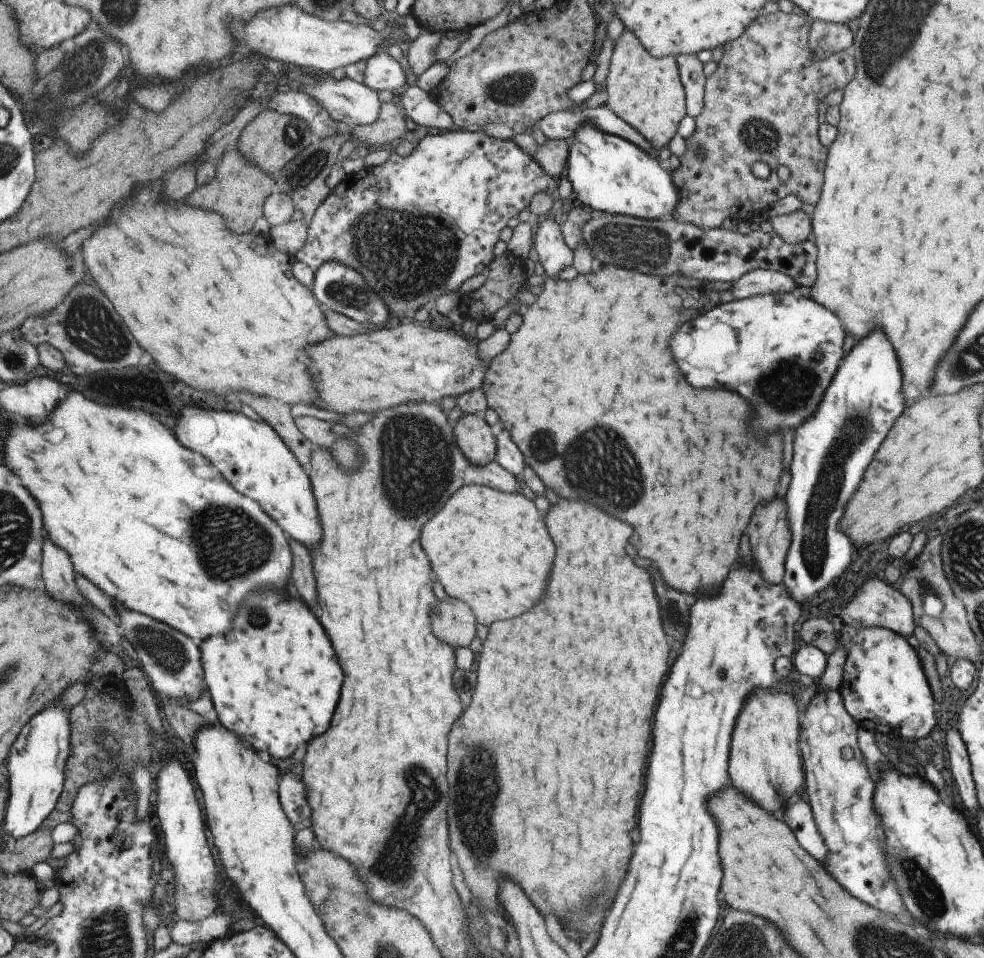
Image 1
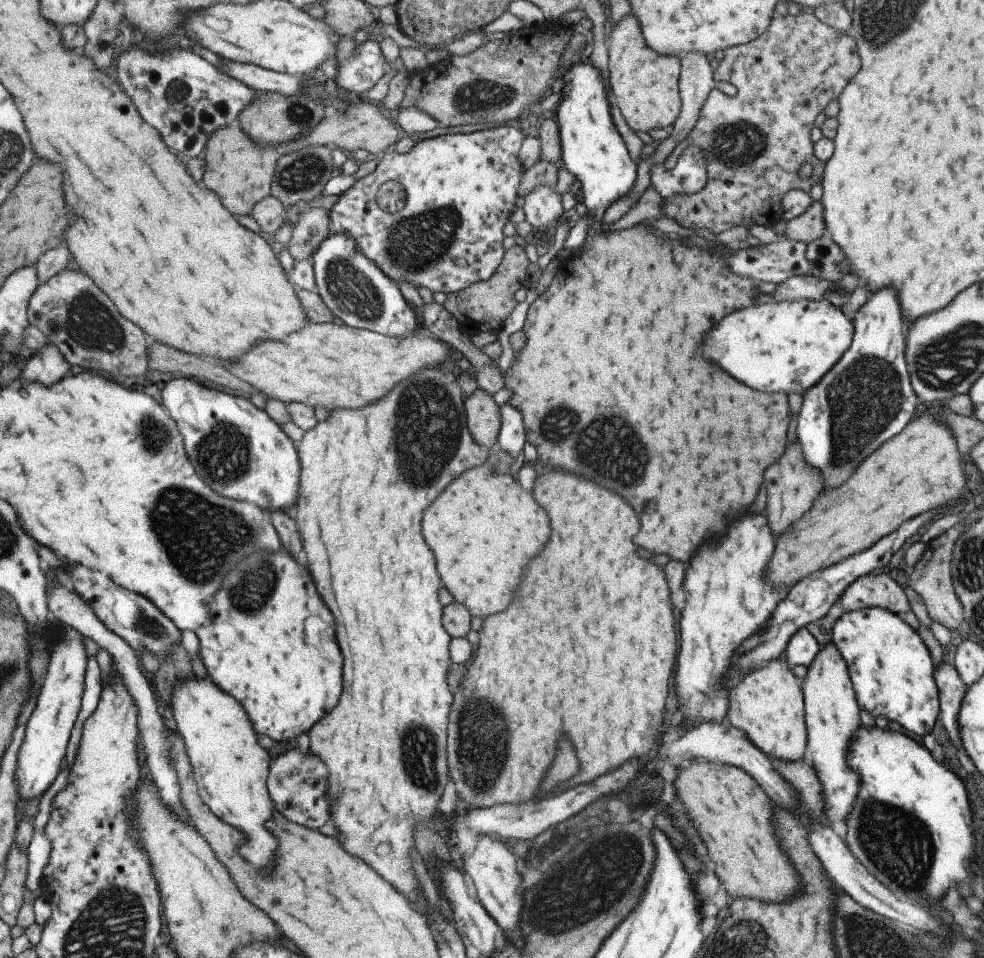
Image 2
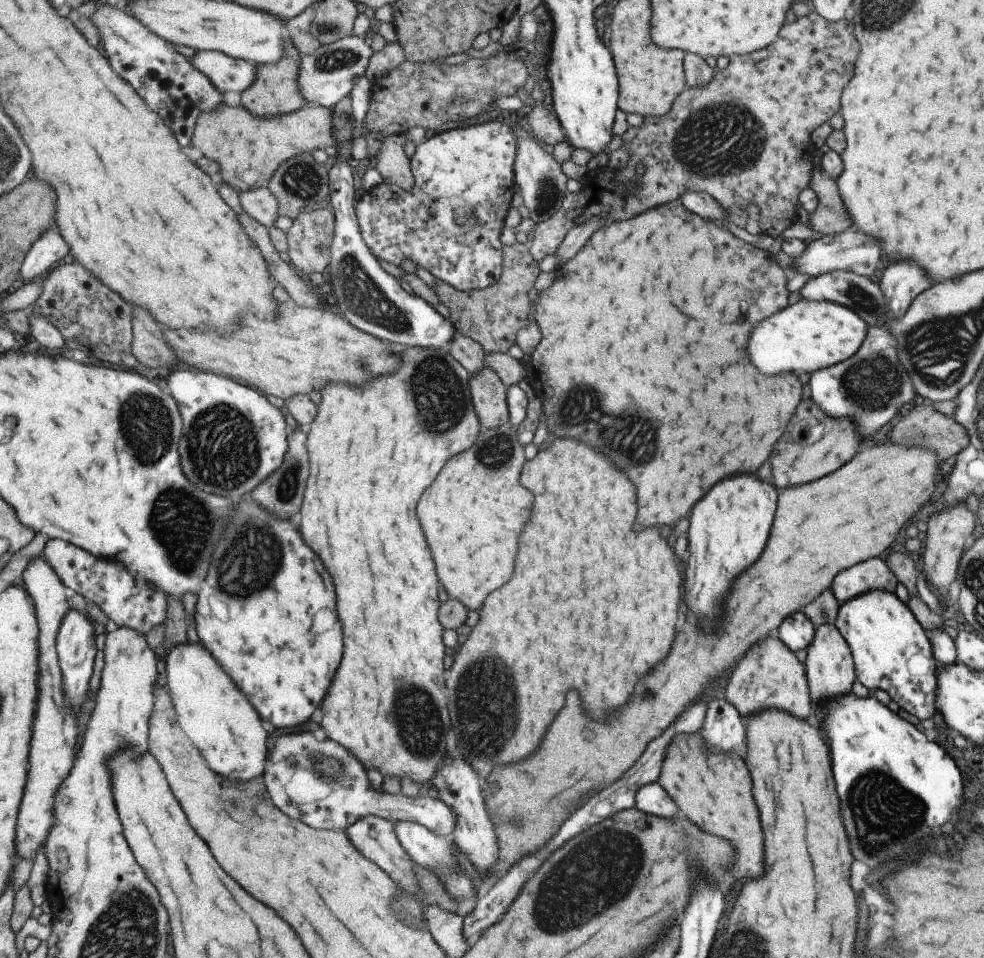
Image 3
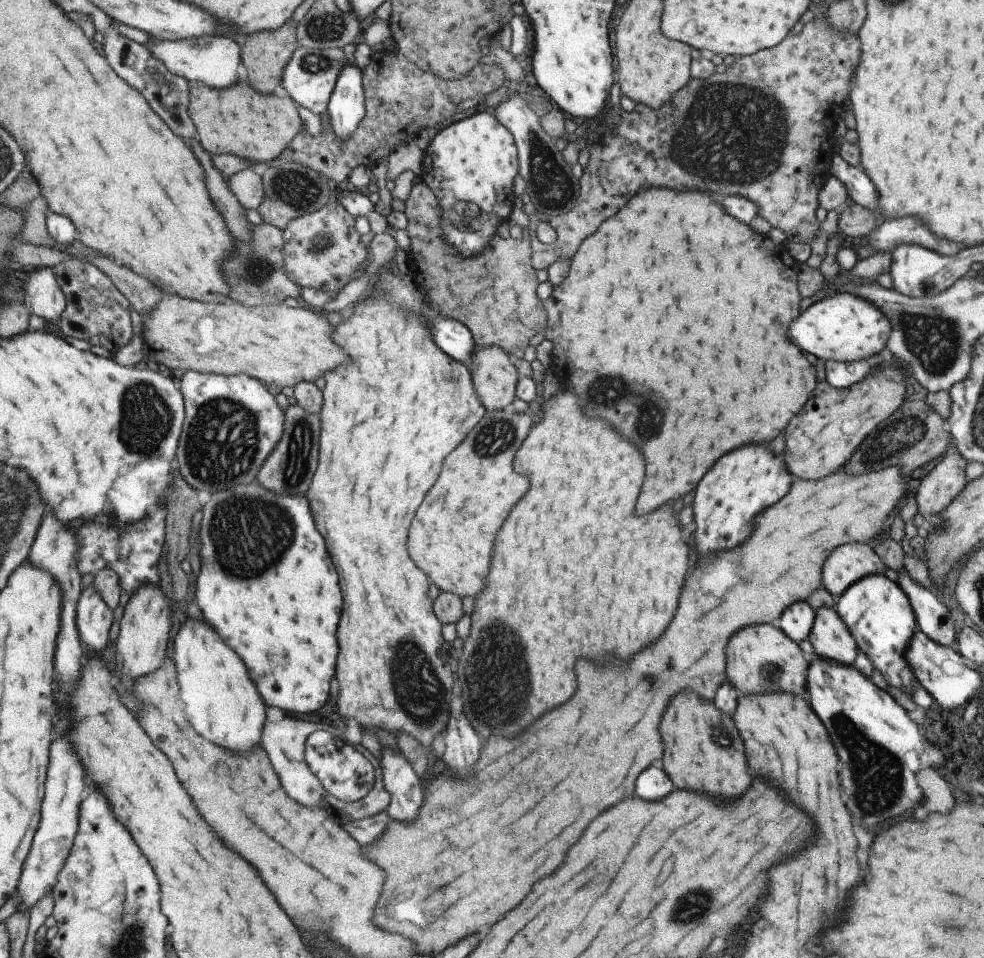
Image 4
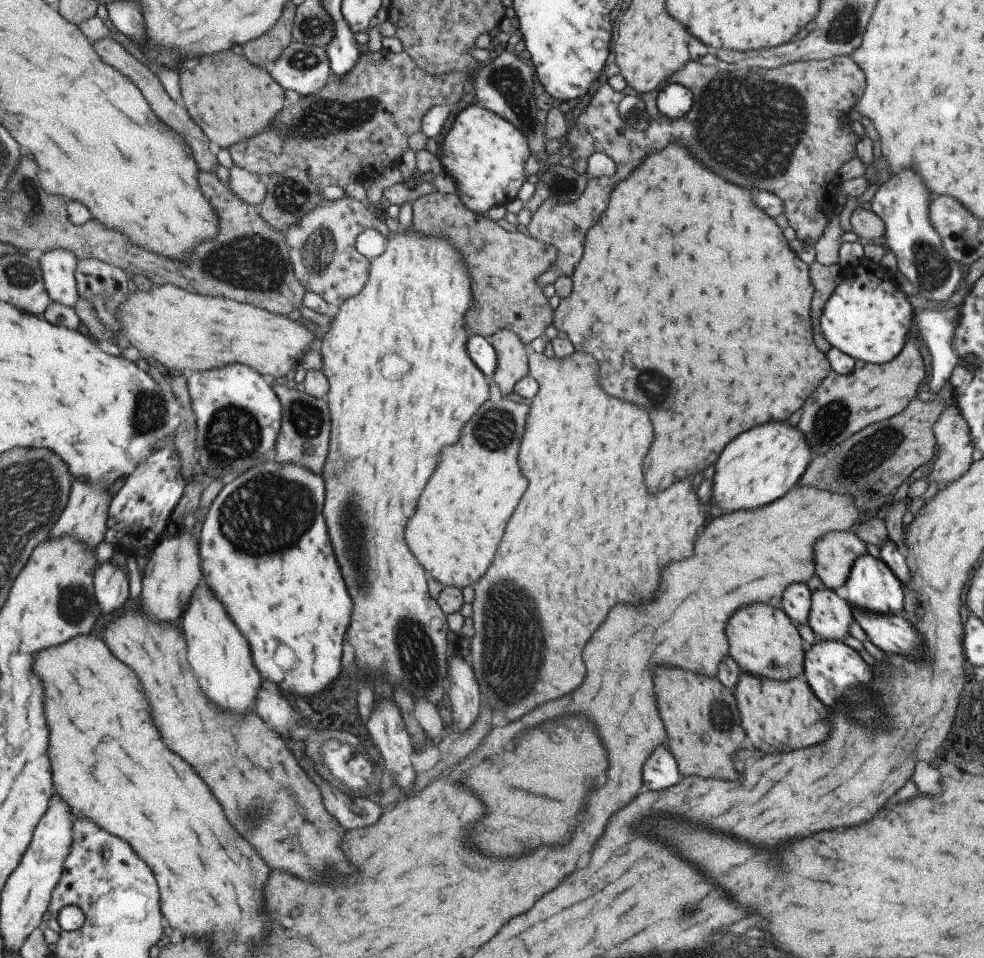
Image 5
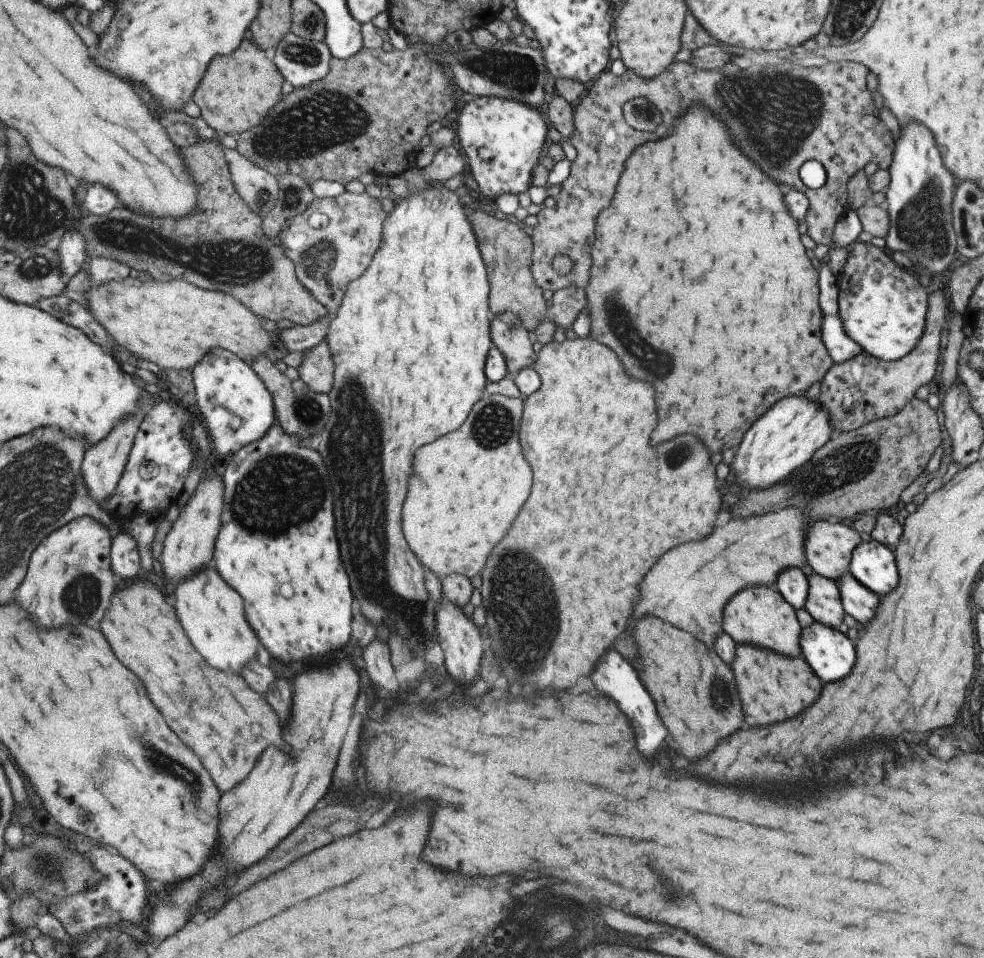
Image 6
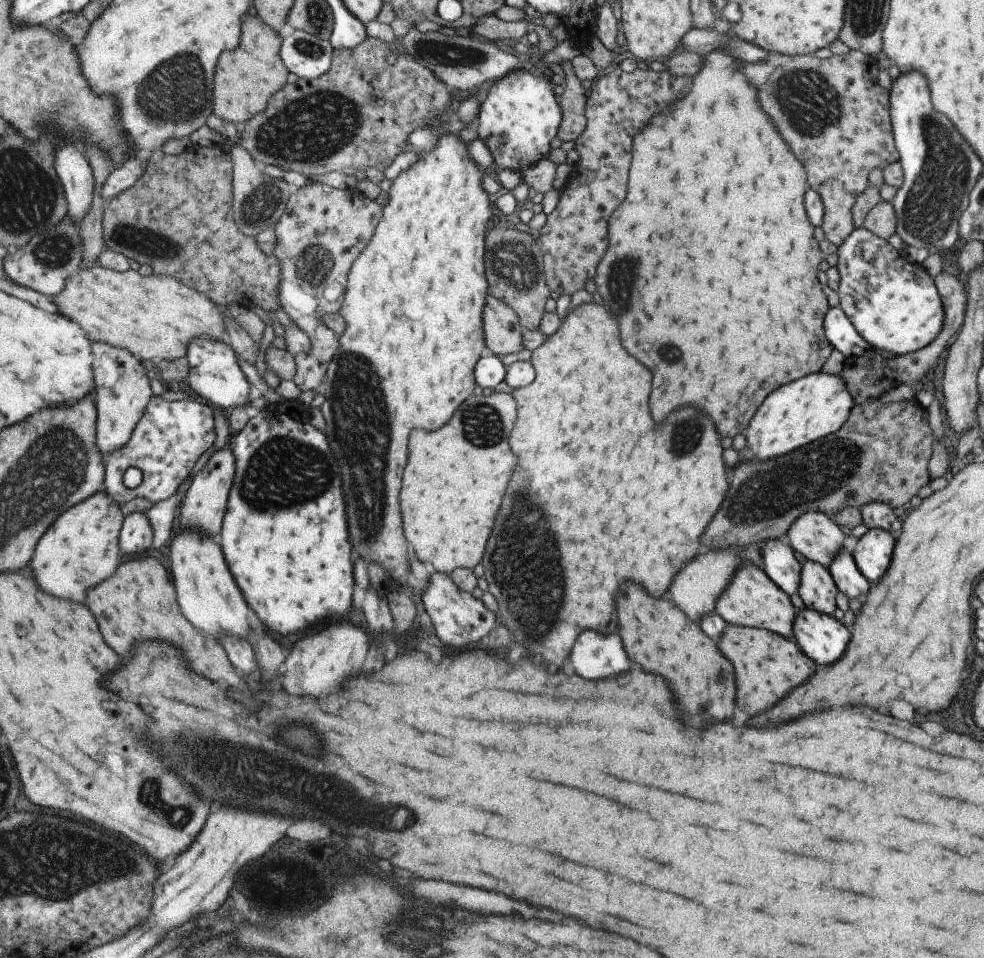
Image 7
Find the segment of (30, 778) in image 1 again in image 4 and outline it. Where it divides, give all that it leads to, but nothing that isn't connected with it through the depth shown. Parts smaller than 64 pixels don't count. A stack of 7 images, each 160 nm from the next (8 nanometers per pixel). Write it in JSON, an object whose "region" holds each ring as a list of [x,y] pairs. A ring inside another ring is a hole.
{"region":[[[92,584],[83,590],[78,600],[78,612],[83,644],[91,652],[101,652],[107,646],[115,616]]]}

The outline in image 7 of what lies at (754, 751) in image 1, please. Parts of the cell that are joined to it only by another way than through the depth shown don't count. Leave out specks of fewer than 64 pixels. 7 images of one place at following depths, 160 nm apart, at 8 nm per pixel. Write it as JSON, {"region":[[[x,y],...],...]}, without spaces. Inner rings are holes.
{"region":[[[741,564],[733,578],[729,580],[727,588],[723,588],[721,596],[715,600],[715,612],[727,622],[727,624],[739,624],[743,628],[763,629],[781,636],[793,639],[793,620],[796,610],[792,607],[787,595],[785,595],[763,572],[753,564]]]}

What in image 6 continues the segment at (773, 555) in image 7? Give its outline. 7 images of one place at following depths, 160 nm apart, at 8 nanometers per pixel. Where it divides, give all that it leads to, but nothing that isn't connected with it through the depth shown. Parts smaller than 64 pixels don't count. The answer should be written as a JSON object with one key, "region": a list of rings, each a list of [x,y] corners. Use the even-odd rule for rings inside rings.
{"region":[[[799,567],[785,568],[775,578],[775,590],[790,604],[794,610],[804,605],[808,584],[804,572]]]}

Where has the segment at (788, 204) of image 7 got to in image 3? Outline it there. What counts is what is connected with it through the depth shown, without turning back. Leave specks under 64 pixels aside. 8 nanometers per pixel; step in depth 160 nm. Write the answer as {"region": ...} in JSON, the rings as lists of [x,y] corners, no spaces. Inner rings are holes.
{"region":[[[657,206],[657,208],[651,208],[647,212],[641,212],[629,220],[619,220],[619,222],[611,222],[611,226],[605,226],[605,228],[599,228],[597,232],[593,232],[593,236],[583,244],[583,248],[577,251],[577,254],[573,257],[573,260],[568,260],[567,264],[563,268],[559,267],[554,272],[554,281],[546,289],[542,290],[535,302],[535,309],[533,310],[533,318],[535,324],[540,330],[541,339],[539,343],[534,347],[532,351],[533,360],[530,361],[529,366],[533,367],[533,370],[527,372],[527,378],[529,378],[529,384],[533,386],[533,389],[538,394],[541,394],[539,398],[543,402],[545,414],[547,416],[547,431],[553,432],[555,436],[571,436],[571,438],[577,438],[589,446],[593,446],[595,450],[599,450],[601,454],[605,454],[619,470],[623,470],[629,480],[635,484],[637,488],[637,524],[643,524],[643,526],[635,526],[635,530],[641,530],[641,528],[647,528],[647,526],[663,526],[663,524],[675,524],[679,518],[687,516],[687,510],[691,510],[691,506],[707,492],[707,488],[711,488],[713,482],[721,480],[721,478],[727,478],[731,474],[737,474],[737,472],[749,472],[755,473],[759,464],[769,457],[769,452],[773,450],[773,444],[777,442],[777,438],[783,434],[787,422],[791,418],[791,414],[795,412],[798,402],[801,400],[801,382],[797,382],[797,376],[791,374],[791,372],[783,372],[783,376],[759,376],[759,372],[755,372],[755,368],[751,368],[751,362],[747,360],[747,352],[743,352],[743,344],[747,344],[747,336],[751,334],[751,328],[755,328],[755,324],[759,324],[759,320],[771,316],[771,312],[779,312],[788,305],[788,292],[785,284],[789,279],[785,275],[785,271],[781,269],[775,261],[773,254],[770,254],[751,244],[745,244],[743,240],[737,240],[725,226],[719,226],[719,224],[713,224],[711,220],[703,220],[691,212],[687,212],[683,206],[677,206],[677,208],[667,208],[667,206]]]}

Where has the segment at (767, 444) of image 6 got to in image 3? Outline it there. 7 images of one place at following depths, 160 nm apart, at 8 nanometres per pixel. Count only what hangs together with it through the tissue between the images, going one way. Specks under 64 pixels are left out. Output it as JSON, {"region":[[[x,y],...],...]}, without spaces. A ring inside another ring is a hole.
{"region":[[[755,473],[737,474],[713,484],[713,488],[693,504],[687,532],[689,560],[685,568],[685,594],[687,604],[691,606],[691,616],[705,632],[711,630],[721,612],[719,604],[729,582],[763,550],[775,512],[777,492],[779,490],[775,490],[771,482],[758,479]]]}

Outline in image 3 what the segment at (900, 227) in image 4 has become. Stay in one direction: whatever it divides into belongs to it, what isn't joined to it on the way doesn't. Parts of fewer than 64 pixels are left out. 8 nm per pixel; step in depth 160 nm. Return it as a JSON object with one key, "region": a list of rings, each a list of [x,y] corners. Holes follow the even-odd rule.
{"region":[[[849,228],[839,234],[823,235],[806,242],[805,250],[801,256],[791,257],[795,262],[795,268],[801,274],[807,276],[818,276],[829,271],[843,269],[844,271],[854,272],[859,276],[871,276],[877,268],[881,254],[879,240],[873,236],[863,236],[863,232],[856,231],[855,228]]]}

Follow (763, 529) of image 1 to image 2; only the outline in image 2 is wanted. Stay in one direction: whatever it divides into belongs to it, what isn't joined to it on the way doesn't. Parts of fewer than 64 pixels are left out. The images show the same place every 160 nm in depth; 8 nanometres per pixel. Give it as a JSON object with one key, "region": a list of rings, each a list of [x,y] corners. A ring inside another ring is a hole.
{"region":[[[796,439],[787,441],[783,456],[775,460],[767,472],[763,474],[763,484],[767,488],[765,514],[767,514],[767,524],[773,532],[773,536],[781,534],[791,522],[795,522],[805,510],[811,508],[811,502],[817,498],[821,492],[821,474],[813,468],[803,468],[803,453],[800,450],[800,442]]]}

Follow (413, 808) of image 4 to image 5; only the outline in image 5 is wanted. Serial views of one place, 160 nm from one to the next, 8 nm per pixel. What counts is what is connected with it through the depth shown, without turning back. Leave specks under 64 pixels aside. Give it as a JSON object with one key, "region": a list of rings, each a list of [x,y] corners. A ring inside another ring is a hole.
{"region":[[[379,698],[373,704],[373,710],[367,720],[367,732],[383,760],[387,770],[393,770],[395,784],[401,788],[411,788],[413,784],[413,768],[409,764],[409,738],[405,734],[405,724],[393,700]]]}

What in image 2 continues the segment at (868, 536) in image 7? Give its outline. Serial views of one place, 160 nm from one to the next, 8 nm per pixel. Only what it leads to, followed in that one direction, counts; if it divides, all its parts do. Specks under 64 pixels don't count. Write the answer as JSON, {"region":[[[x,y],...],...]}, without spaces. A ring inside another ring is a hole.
{"region":[[[879,607],[845,611],[835,621],[831,638],[846,664],[859,708],[869,710],[873,716],[883,714],[888,721],[897,722],[917,736],[932,729],[939,712],[938,690],[933,677],[935,665],[917,631],[909,627],[901,616]]]}

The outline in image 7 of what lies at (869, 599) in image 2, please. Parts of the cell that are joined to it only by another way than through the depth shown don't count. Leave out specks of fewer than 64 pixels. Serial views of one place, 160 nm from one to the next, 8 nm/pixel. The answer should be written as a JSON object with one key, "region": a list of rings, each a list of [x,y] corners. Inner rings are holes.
{"region":[[[803,512],[789,526],[784,539],[800,560],[809,560],[826,568],[843,549],[844,534],[843,530],[823,512]]]}

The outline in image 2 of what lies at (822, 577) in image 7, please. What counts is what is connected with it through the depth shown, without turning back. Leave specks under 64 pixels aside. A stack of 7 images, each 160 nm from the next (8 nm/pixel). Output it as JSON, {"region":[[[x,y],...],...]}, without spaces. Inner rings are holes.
{"region":[[[832,642],[819,647],[803,677],[801,692],[807,728],[805,760],[817,770],[817,778],[823,786],[825,818],[833,822],[835,818],[845,818],[849,814],[851,802],[859,788],[859,778],[845,766],[847,742],[855,732],[855,728],[859,726],[859,712],[846,664]]]}

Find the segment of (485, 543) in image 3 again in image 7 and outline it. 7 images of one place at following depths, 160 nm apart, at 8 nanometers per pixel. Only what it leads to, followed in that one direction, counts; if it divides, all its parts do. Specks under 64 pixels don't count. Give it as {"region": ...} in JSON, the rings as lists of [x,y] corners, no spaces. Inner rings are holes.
{"region":[[[503,388],[484,391],[463,400],[455,416],[439,430],[415,430],[407,442],[407,466],[399,490],[399,512],[403,520],[403,536],[411,544],[411,555],[432,564],[438,573],[449,576],[457,568],[473,569],[483,556],[487,536],[491,532],[501,496],[505,492],[509,474],[515,466],[515,456],[507,446],[507,436],[515,418],[513,398]]]}

